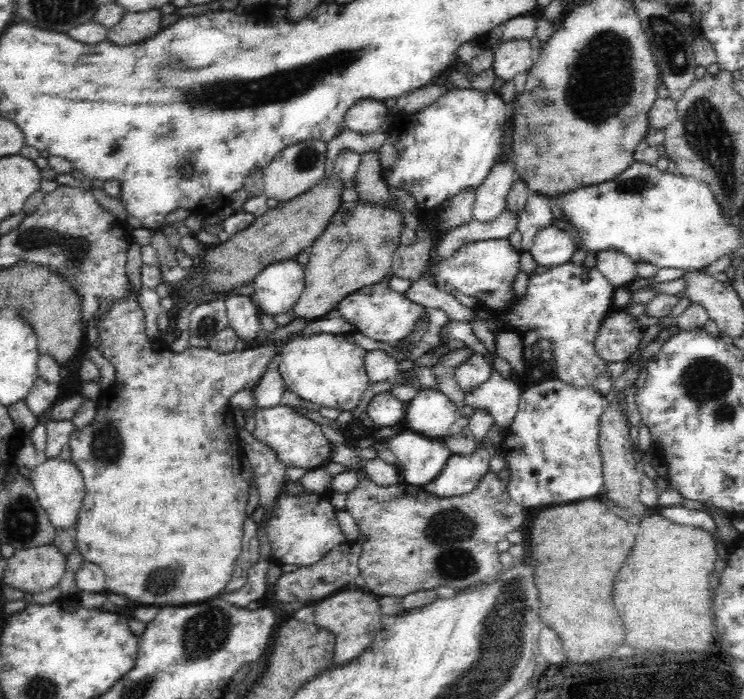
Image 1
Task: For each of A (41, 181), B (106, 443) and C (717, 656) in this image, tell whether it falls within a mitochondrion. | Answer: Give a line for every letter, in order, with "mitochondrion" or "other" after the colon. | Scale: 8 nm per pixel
A: other
B: mitochondrion
C: other

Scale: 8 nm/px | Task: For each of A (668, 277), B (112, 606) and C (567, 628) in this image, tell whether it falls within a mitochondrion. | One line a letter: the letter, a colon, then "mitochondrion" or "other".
A: other
B: other
C: other

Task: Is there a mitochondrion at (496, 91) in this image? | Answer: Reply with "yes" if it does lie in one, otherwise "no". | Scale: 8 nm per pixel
no

